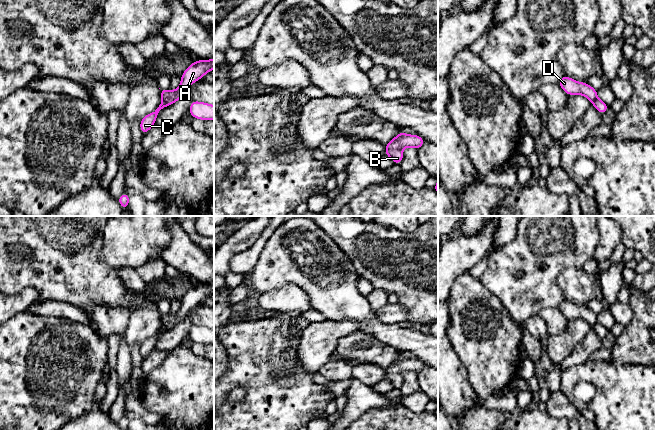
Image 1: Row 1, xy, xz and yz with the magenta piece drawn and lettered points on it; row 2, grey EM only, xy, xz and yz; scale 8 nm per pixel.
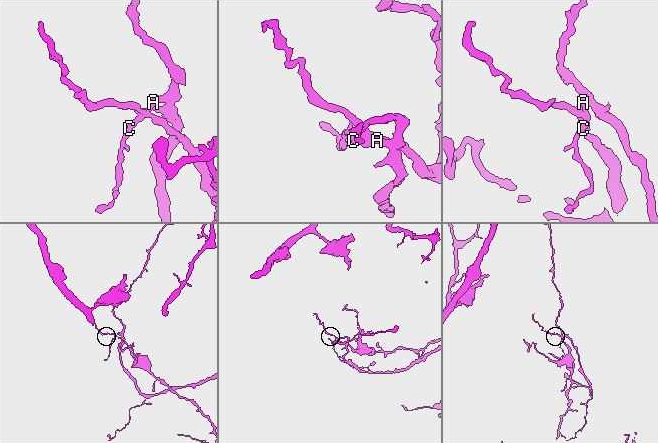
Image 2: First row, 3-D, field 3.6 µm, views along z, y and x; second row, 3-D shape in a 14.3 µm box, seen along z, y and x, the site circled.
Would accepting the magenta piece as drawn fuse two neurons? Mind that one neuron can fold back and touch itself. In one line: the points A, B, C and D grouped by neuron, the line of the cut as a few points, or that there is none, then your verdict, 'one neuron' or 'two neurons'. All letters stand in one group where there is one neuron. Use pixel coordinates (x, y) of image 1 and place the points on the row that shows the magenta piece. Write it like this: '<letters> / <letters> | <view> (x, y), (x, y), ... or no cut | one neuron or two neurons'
A B C / D | xz (386, 148), (400, 150) | two neurons

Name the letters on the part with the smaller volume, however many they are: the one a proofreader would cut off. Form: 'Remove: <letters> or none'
Remove: A, B, C

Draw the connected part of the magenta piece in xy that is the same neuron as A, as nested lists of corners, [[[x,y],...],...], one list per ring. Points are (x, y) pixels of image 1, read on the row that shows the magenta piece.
[[[214,58],[211,60],[198,60],[193,62],[181,76],[181,83],[176,90],[177,96],[183,97],[186,95],[187,89],[212,69],[214,69]]]

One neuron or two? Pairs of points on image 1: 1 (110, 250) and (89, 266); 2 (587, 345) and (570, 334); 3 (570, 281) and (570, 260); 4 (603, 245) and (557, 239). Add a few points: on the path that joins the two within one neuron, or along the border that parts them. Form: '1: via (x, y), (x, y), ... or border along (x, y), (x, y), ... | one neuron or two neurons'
1: border along (102, 235), (100, 259), (116, 270) | two neurons
2: border along (592, 329), (565, 357) | two neurons
3: border along (581, 267), (563, 269), (557, 277), (558, 286) | two neurons
4: border along (597, 226), (598, 243), (592, 258) | two neurons

